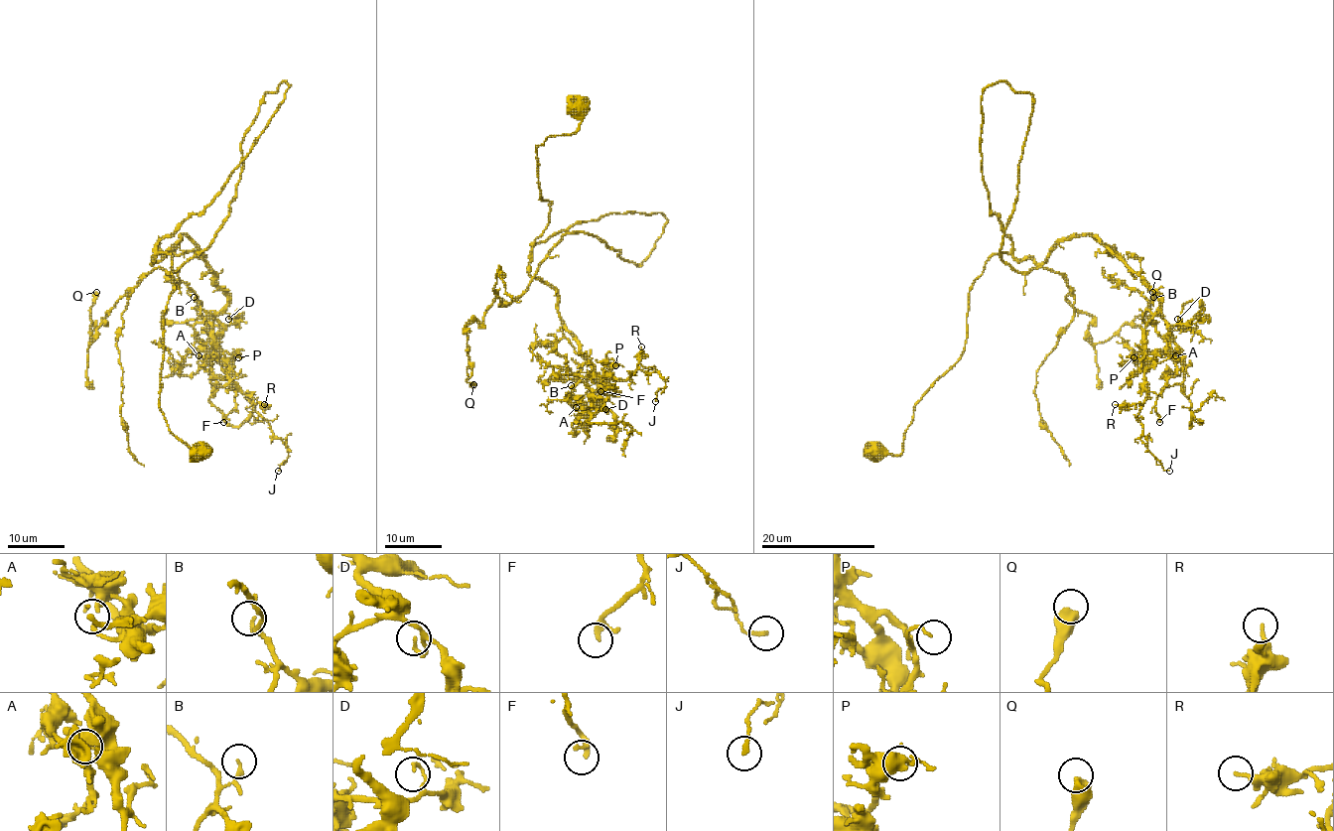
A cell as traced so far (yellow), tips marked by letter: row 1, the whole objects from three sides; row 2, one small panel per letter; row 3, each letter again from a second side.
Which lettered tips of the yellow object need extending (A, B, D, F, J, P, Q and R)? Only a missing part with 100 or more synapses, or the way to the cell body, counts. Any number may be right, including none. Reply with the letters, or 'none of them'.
none of them

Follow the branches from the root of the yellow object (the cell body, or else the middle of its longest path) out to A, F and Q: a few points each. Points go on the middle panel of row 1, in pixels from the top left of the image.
A: (578, 103), (580, 126), (537, 147), (550, 212), (528, 264), (557, 292), (561, 324), (603, 389), (576, 407)
F: (578, 103), (580, 126), (537, 147), (550, 212), (528, 268), (557, 292), (600, 408), (612, 386), (600, 391)
Q: (578, 103), (537, 147), (534, 243), (667, 223), (641, 264), (566, 233), (466, 326), (473, 384)

